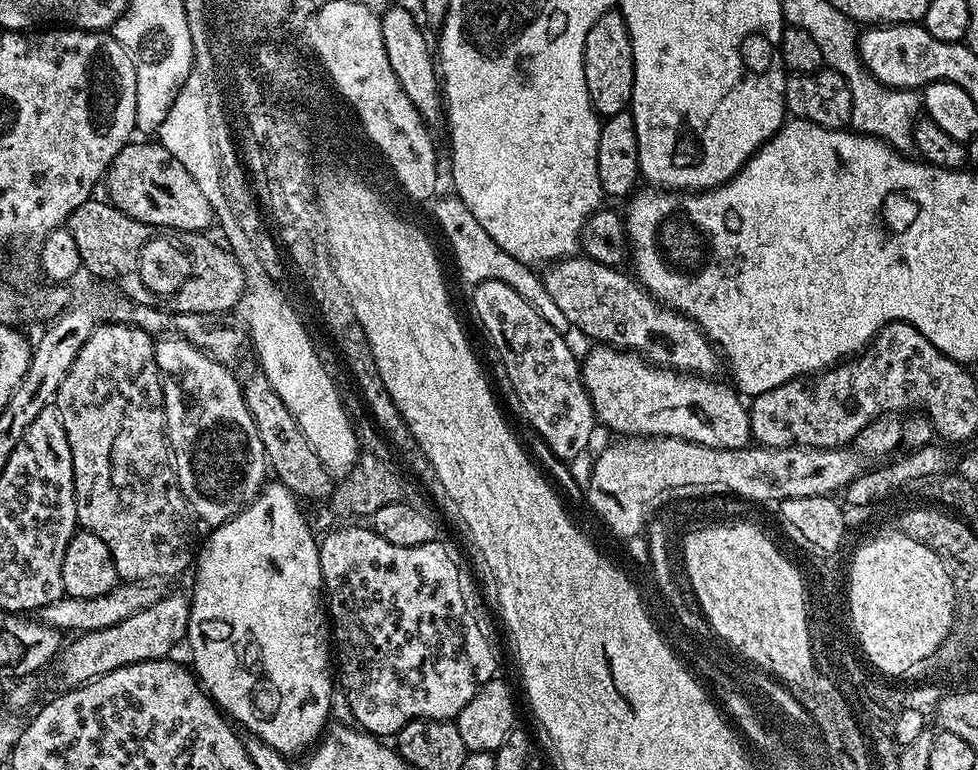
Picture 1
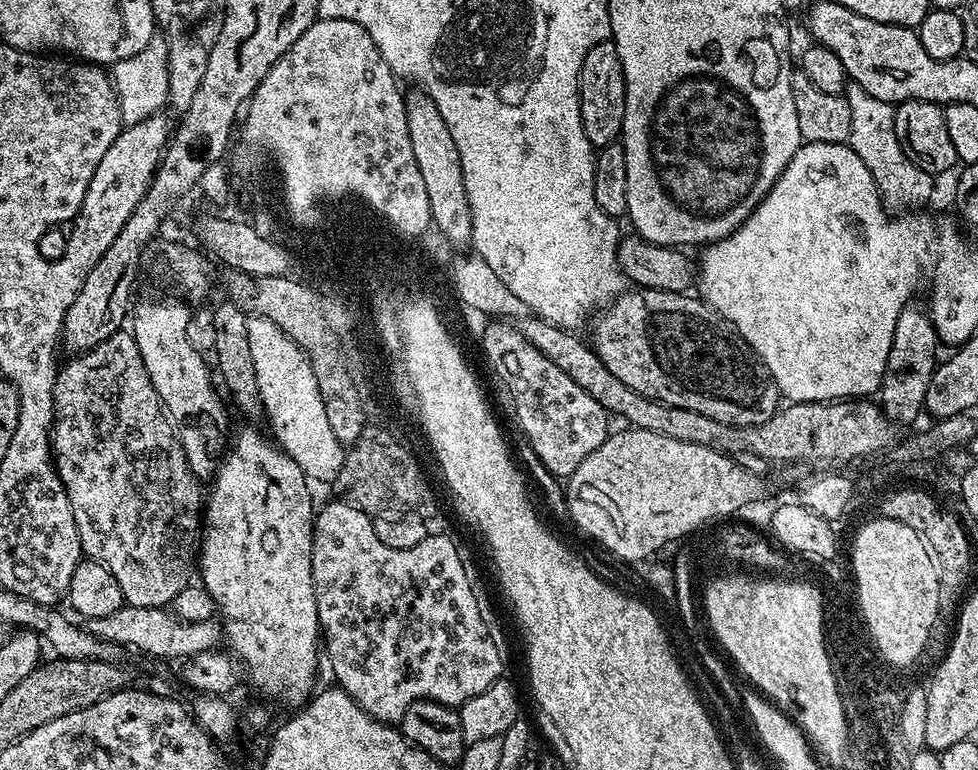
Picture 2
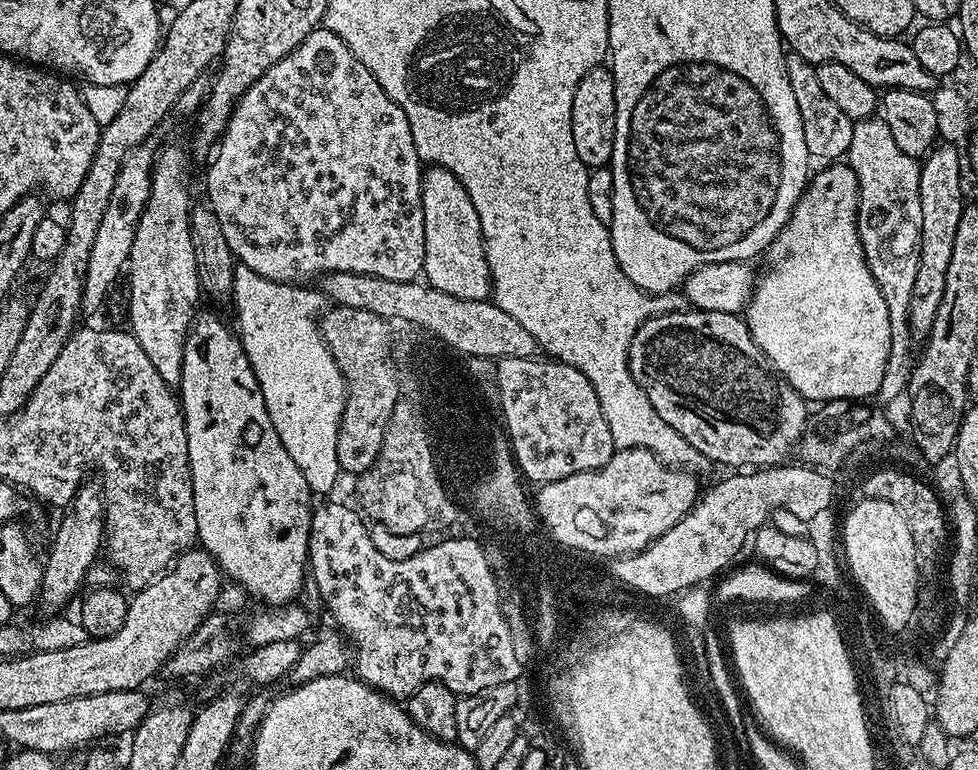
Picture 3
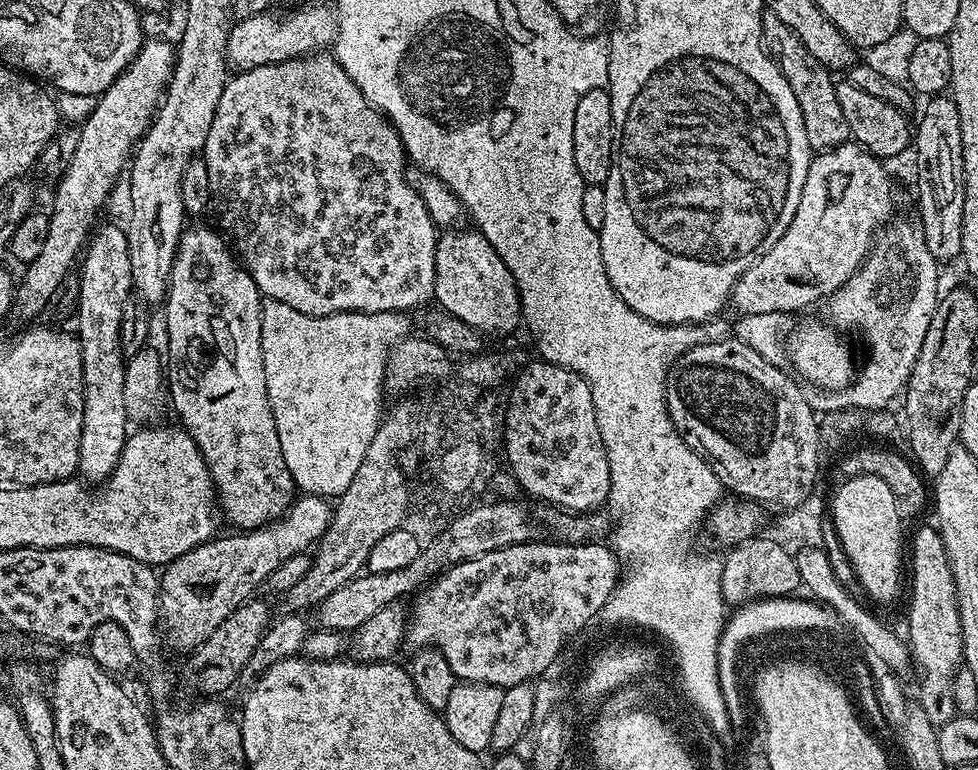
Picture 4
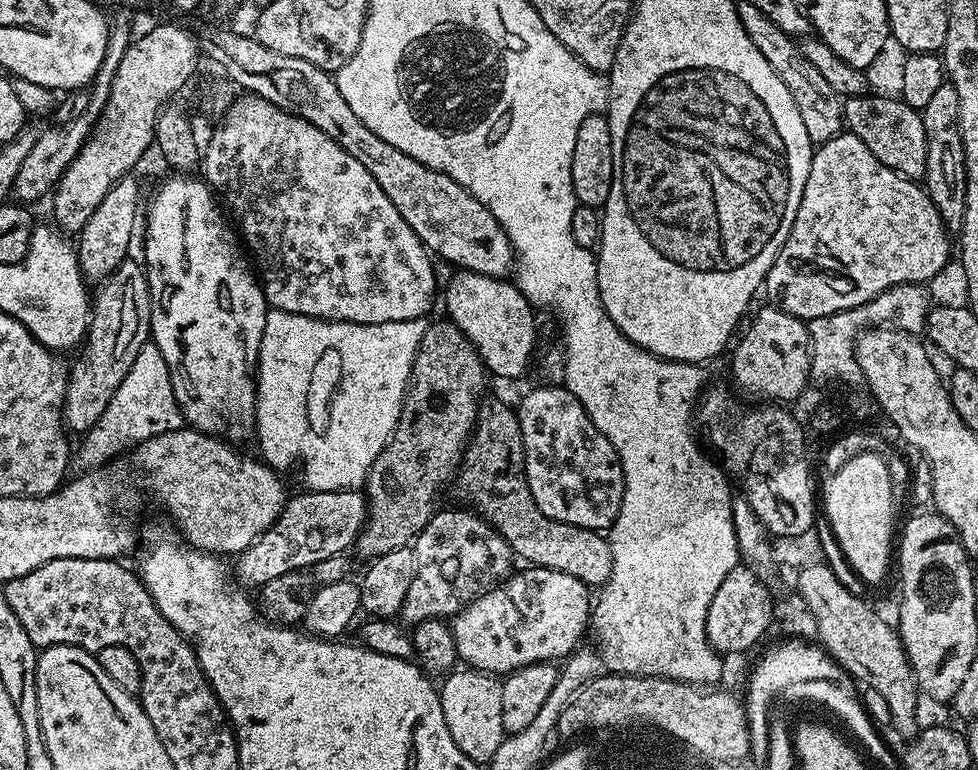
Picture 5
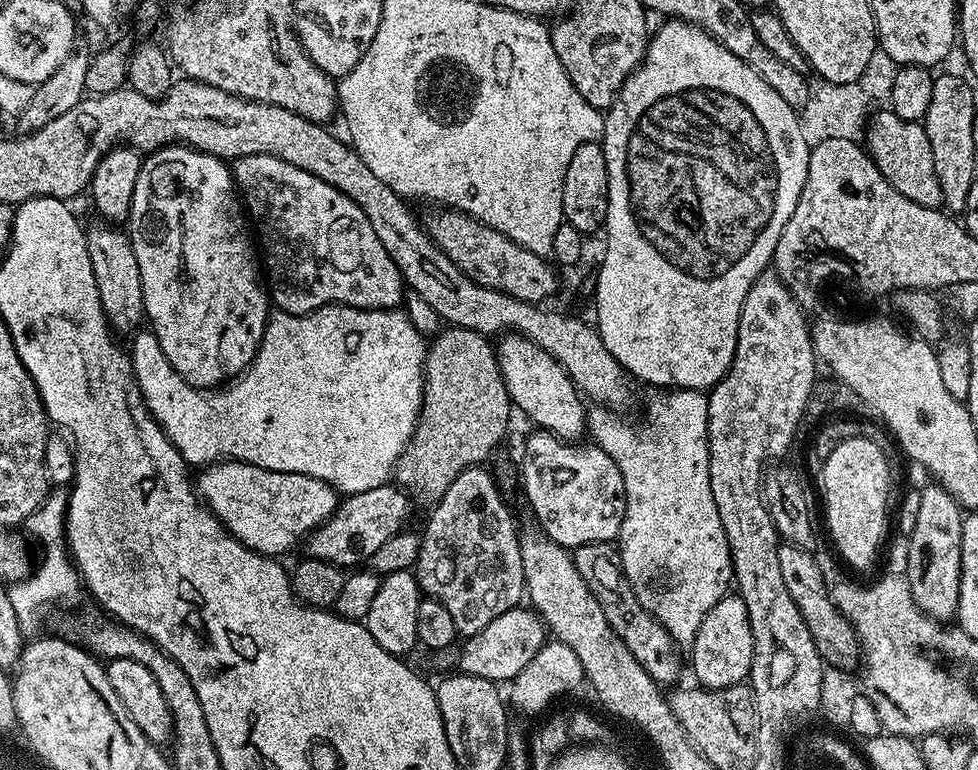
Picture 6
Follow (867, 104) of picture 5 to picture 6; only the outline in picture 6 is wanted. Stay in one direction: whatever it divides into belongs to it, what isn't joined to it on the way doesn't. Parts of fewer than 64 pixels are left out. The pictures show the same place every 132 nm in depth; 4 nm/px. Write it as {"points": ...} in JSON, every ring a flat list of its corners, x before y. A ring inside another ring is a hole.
{"points":[[884,110,867,121,868,144,866,151,878,170,898,190,898,194,918,202,918,206,940,208,943,205,942,186,938,186,938,174,934,174,934,154,930,154,930,138,919,120,898,118,891,110]]}

